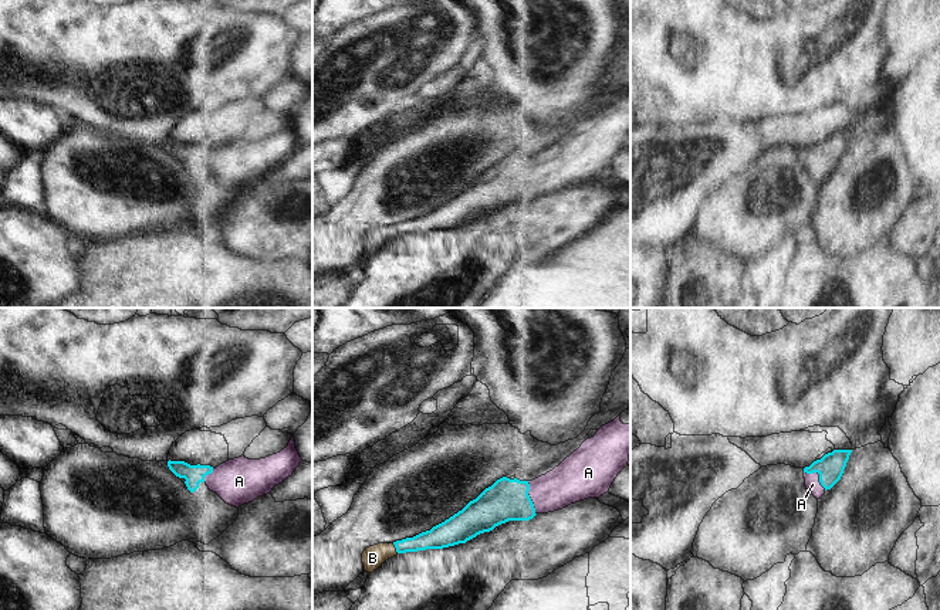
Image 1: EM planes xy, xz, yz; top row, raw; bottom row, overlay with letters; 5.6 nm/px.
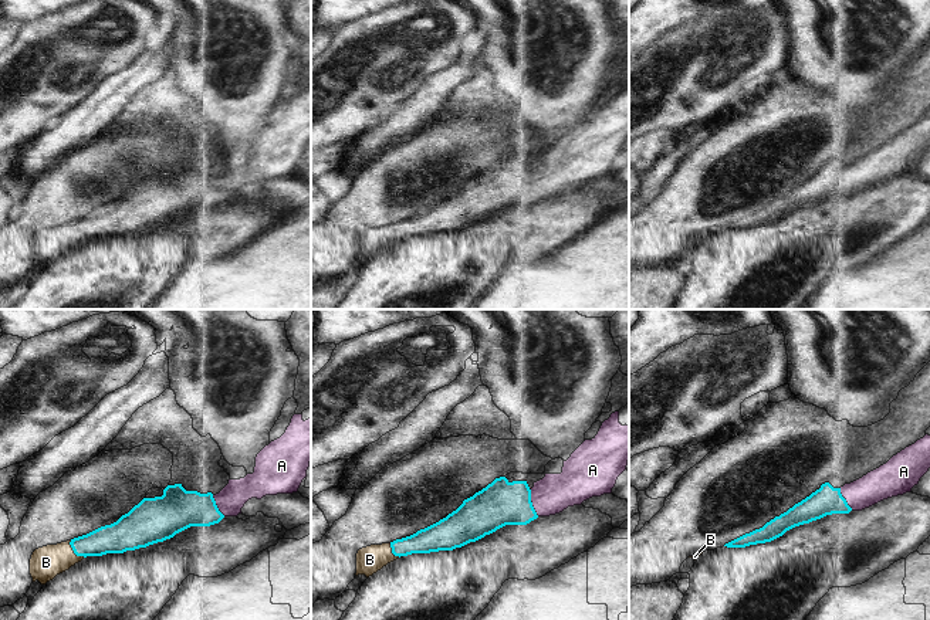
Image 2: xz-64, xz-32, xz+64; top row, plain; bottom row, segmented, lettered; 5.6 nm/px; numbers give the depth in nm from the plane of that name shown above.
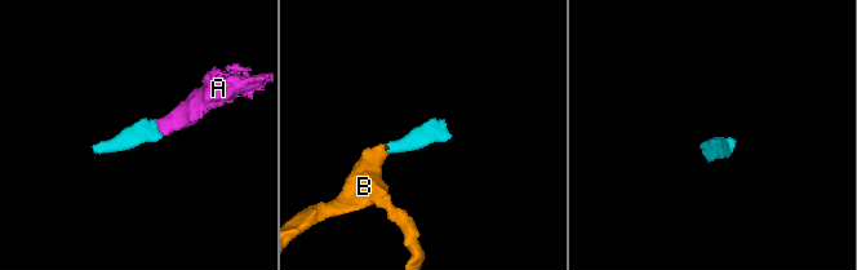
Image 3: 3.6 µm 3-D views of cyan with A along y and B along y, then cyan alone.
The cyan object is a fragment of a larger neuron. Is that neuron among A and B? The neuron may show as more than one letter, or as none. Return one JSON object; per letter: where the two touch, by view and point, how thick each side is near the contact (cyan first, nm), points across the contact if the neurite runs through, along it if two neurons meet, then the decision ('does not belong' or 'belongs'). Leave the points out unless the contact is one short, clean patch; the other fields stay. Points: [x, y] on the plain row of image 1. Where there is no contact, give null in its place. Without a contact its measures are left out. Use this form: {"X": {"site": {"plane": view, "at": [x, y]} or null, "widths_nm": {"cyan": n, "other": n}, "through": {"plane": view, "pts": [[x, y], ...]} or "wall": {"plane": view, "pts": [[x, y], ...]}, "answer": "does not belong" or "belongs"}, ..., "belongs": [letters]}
{"A": {"site": {"plane": "xz", "at": [530, 180]}, "widths_nm": {"cyan": 240, "other": 240}, "through": {"plane": "xz", "pts": [[507, 182], [530, 180], [551, 175], [570, 165]]}, "answer": "belongs"}, "B": {"site": {"plane": "xz", "at": [395, 229]}, "widths_nm": {"cyan": 130, "other": 130}, "through": {"plane": "xz", "pts": [[438, 220], [395, 229], [372, 240]]}, "answer": "belongs"}, "belongs": ["A", "B"]}

